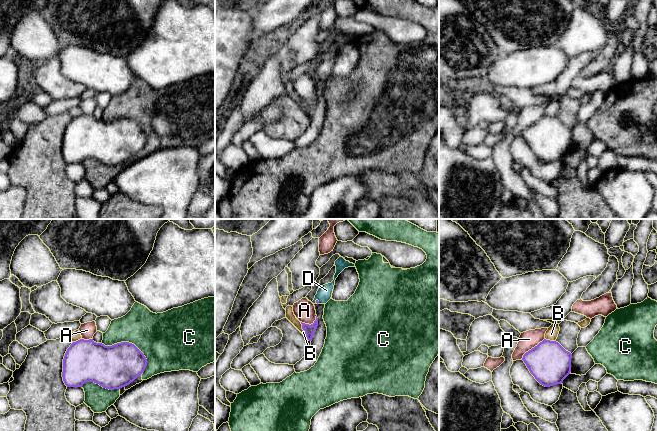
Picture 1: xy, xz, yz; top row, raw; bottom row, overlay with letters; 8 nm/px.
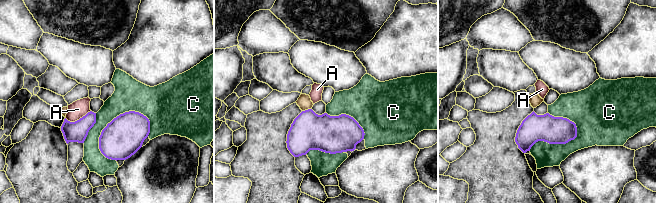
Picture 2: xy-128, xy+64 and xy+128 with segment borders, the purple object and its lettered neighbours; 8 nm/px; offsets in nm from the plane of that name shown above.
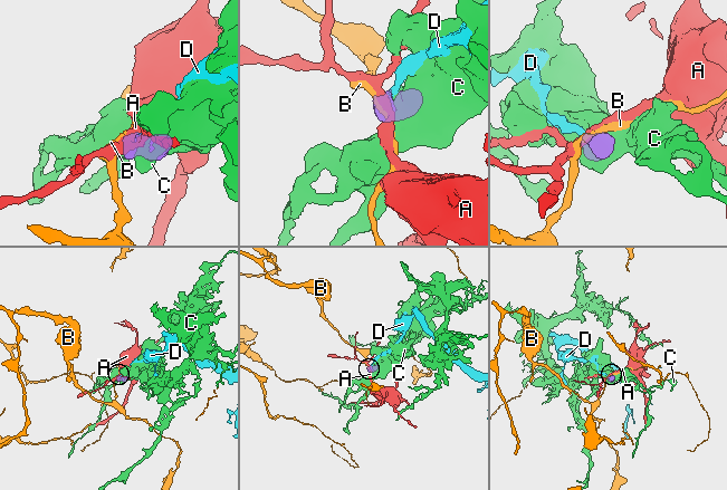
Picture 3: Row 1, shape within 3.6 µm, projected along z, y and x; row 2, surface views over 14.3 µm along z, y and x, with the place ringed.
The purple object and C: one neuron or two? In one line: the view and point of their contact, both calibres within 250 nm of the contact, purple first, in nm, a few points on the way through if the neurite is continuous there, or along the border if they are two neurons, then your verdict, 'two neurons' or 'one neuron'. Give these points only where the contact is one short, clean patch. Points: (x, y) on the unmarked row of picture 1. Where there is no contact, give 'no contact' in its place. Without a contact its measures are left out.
contact xy (131, 119); calibres 360 and 400 nm; two neurons

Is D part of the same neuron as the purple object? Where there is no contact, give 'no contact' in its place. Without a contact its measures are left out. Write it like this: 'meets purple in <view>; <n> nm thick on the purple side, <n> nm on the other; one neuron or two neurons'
meets purple in xz; 20 nm thick on the purple side, 120 nm on the other; one neuron

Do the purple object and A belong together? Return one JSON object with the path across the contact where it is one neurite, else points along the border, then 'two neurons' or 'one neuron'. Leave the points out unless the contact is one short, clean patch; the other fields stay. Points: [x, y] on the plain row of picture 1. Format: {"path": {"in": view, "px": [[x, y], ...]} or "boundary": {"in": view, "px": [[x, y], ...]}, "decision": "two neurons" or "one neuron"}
{"boundary": {"in": "yz", "px": [[544, 114], [529, 125], [521, 134]]}, "decision": "two neurons"}

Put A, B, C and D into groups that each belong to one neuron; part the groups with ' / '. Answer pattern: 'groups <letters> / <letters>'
groups A / B / C / D

